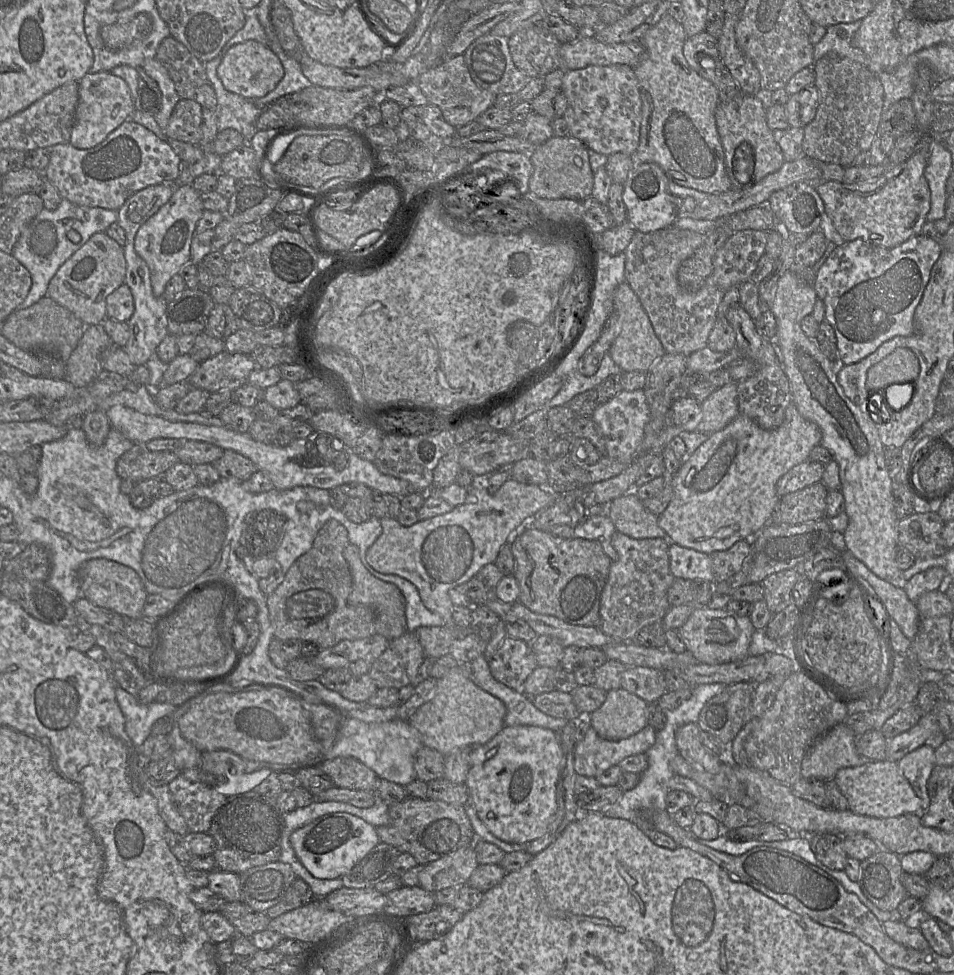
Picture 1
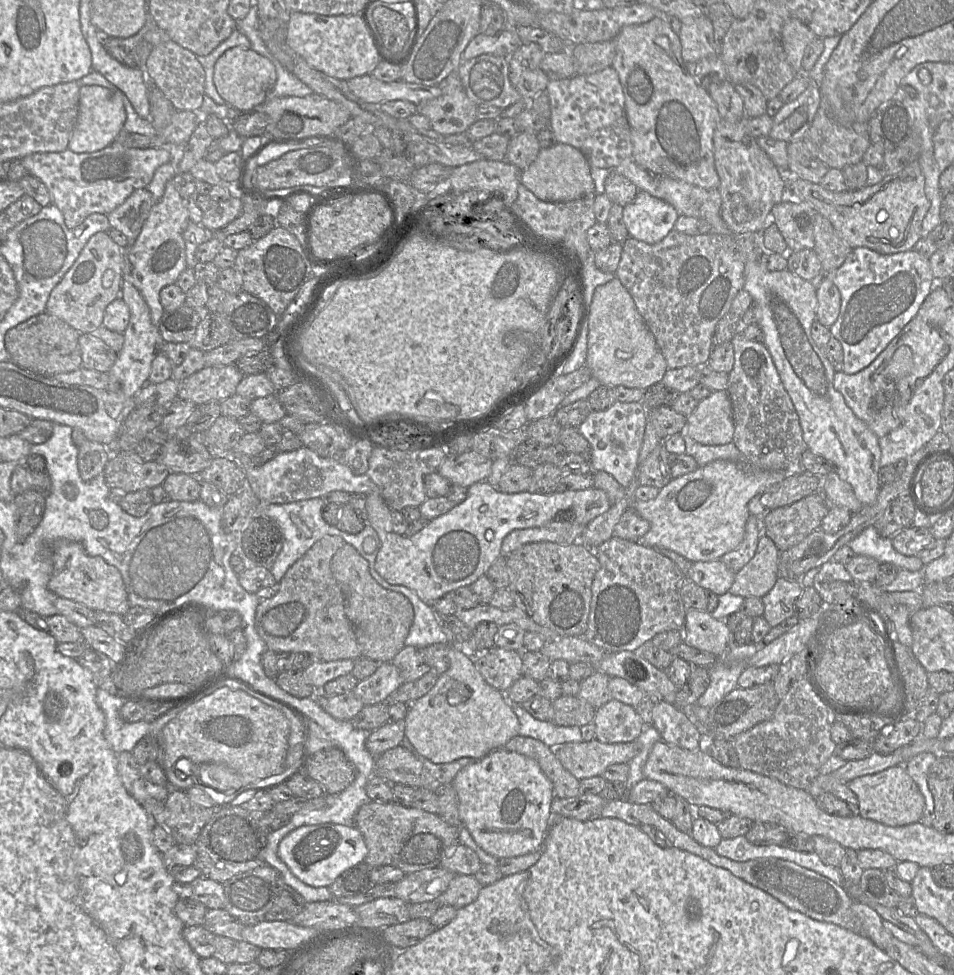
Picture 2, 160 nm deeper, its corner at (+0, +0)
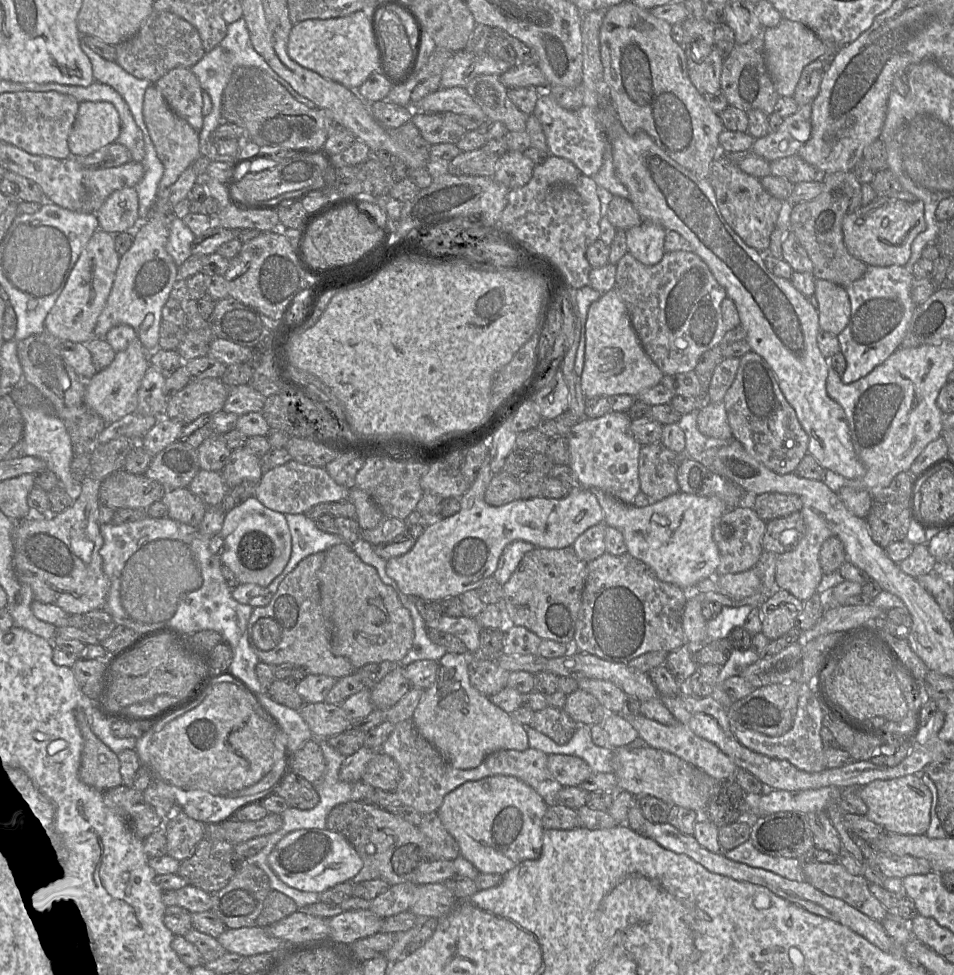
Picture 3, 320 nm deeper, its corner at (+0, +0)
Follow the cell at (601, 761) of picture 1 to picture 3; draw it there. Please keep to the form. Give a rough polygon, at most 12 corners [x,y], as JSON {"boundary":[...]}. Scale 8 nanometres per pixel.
{"boundary":[[548,755],[547,767],[563,787],[593,774],[583,759]]}

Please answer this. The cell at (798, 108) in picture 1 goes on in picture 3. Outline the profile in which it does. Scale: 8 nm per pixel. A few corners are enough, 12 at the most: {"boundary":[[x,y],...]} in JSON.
{"boundary":[[812,103],[784,118],[751,150],[769,163],[797,154],[811,136]]}

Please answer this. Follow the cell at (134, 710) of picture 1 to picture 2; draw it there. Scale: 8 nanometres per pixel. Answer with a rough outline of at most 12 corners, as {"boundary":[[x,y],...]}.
{"boundary":[[103,688],[96,701],[104,737],[117,754],[132,753],[149,734],[144,720],[124,722],[124,702]]}

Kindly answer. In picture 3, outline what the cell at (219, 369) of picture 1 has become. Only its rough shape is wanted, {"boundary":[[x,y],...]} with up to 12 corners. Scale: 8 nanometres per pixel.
{"boundary":[[221,379],[191,380],[167,401],[166,418],[192,423],[223,410]]}

